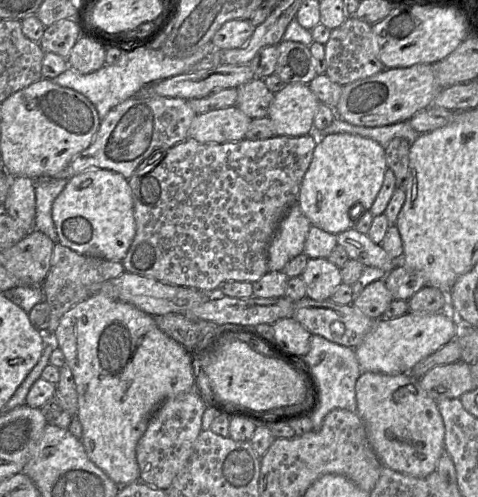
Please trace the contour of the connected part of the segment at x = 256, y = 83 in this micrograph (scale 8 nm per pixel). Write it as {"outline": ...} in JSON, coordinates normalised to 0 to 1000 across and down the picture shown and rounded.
{"outline":[[[531,157],[496,175],[498,197],[494,213],[521,237],[550,237],[561,233],[563,213],[573,197],[554,171],[550,159]]]}

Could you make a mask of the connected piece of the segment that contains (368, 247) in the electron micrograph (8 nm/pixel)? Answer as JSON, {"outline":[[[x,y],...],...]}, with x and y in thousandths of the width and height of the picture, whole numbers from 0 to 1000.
{"outline":[[[741,459],[709,469],[705,489],[722,499],[732,521],[755,527],[762,537],[787,537],[814,547],[835,529],[822,523],[795,491],[782,489],[768,471]]]}

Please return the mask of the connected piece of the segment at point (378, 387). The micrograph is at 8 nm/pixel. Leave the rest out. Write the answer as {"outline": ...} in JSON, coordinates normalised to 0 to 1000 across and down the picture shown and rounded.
{"outline":[[[757,748],[743,773],[747,833],[759,845],[772,891],[801,938],[885,962],[912,948],[931,903],[931,859],[914,811],[858,751]]]}

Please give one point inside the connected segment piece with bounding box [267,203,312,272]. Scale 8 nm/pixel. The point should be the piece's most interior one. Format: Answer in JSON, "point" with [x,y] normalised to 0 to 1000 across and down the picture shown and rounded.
{"point":[603,487]}

